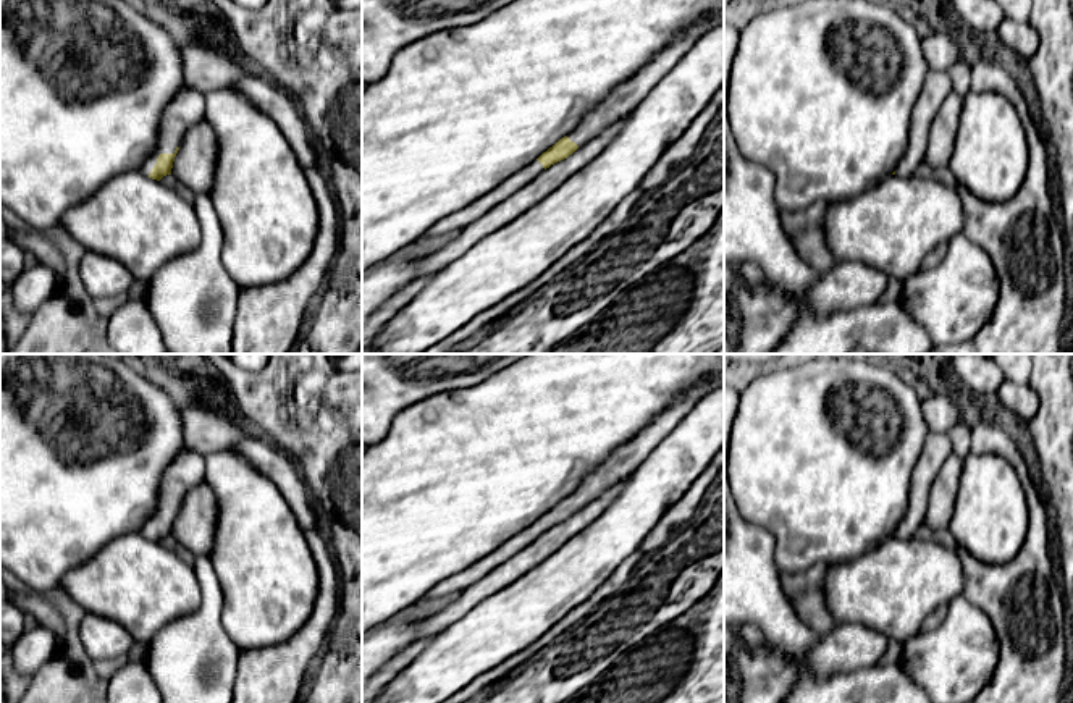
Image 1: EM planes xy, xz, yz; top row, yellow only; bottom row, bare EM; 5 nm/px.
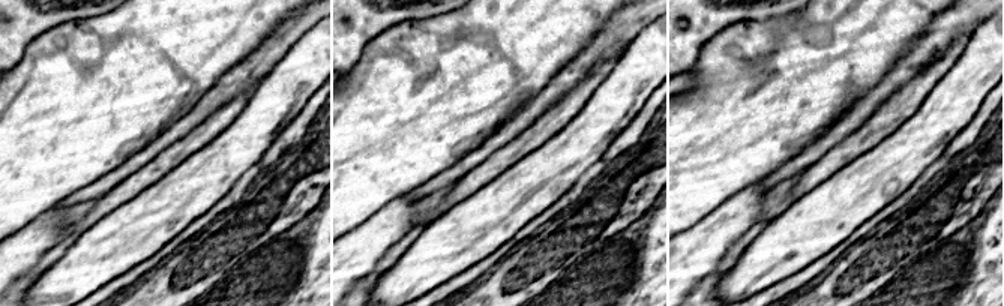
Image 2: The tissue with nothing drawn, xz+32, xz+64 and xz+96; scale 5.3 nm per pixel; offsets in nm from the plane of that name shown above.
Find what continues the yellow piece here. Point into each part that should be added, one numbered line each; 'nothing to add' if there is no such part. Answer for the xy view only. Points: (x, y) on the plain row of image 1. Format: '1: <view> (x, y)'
1: xy (188, 469)

